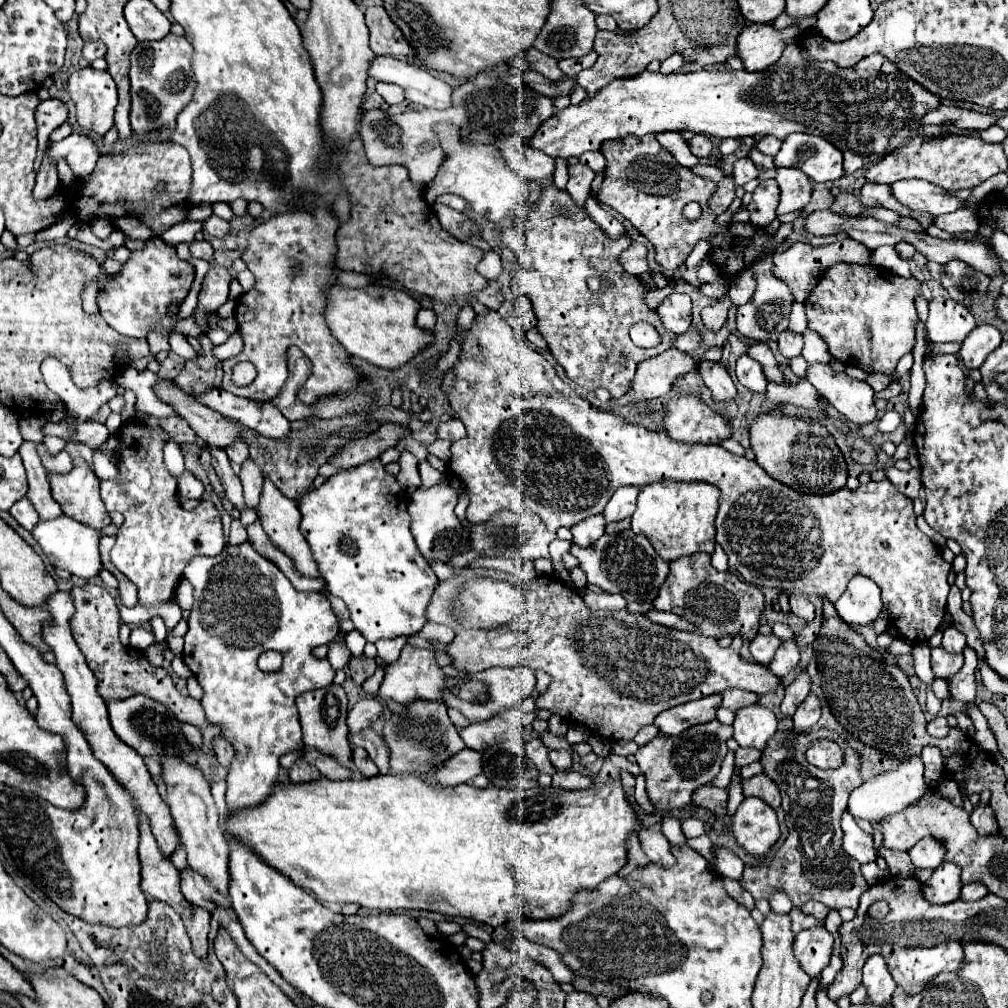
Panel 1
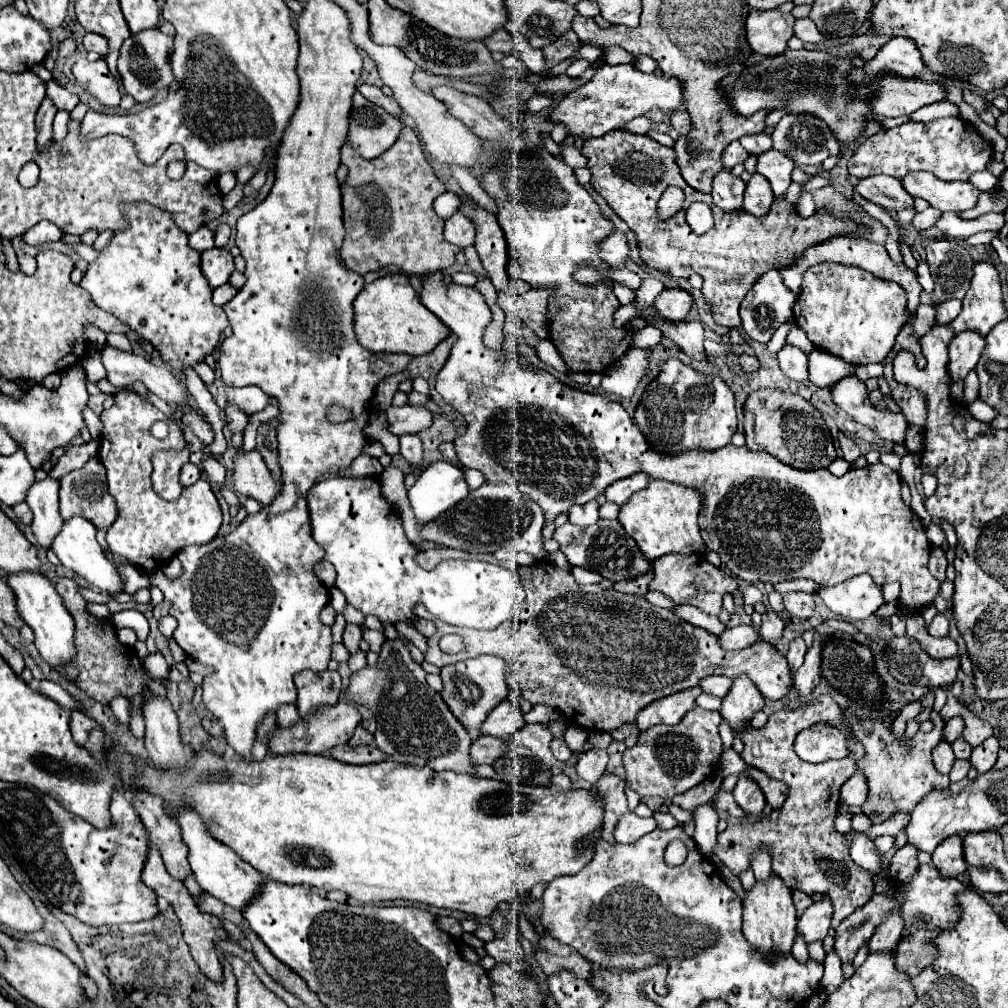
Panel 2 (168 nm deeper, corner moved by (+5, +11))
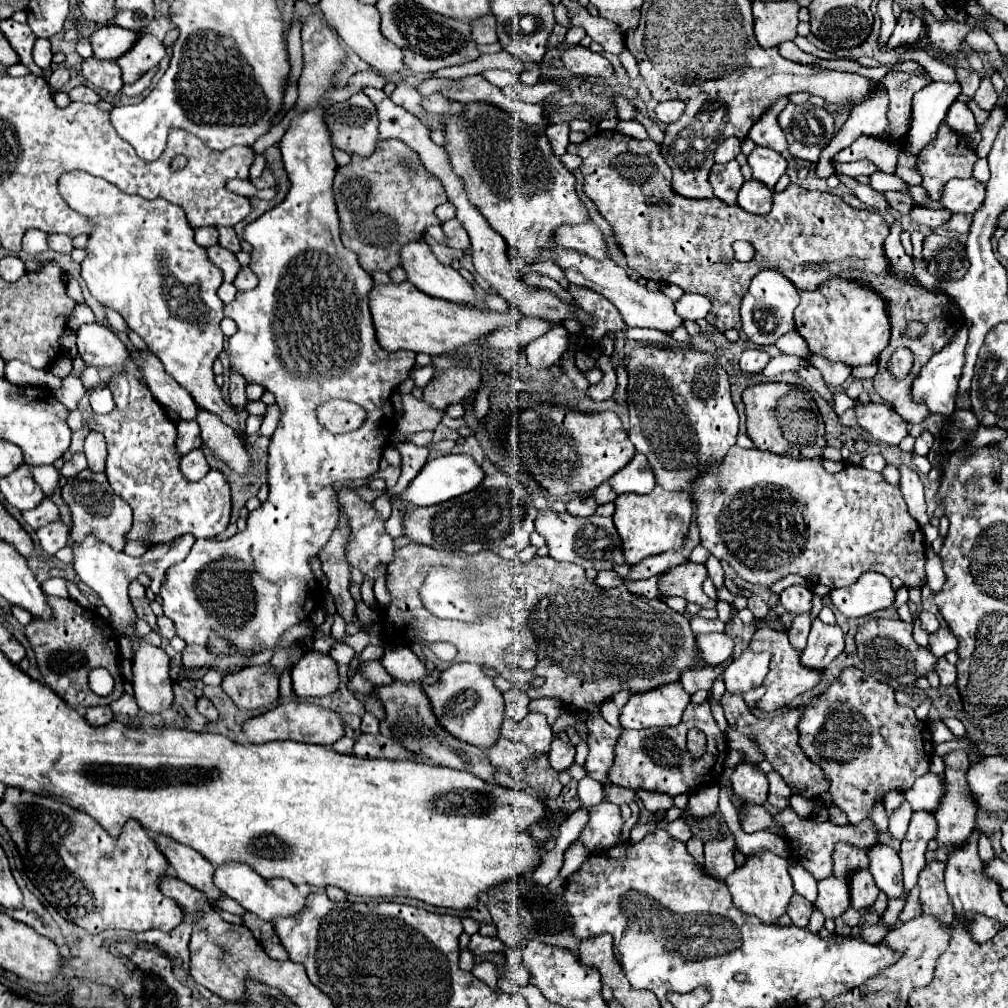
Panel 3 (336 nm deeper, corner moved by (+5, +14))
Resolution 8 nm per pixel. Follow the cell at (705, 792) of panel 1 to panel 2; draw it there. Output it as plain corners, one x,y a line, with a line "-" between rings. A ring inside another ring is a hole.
718,792
718,800
716,800
716,808
722,810
722,812
728,812
730,816
736,816
736,818
744,818
746,812
740,812
740,806
734,802
734,796
730,792

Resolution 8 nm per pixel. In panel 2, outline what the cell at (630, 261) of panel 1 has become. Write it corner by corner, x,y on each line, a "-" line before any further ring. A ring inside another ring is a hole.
612,232
610,236
606,236
604,242
600,242
600,258
606,260
606,264
612,268
624,266
628,252
630,252
630,248
628,248
626,236
622,232

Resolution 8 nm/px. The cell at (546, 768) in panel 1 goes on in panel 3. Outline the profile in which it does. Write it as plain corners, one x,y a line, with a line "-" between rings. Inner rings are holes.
528,713
522,721
514,723
504,719
500,733
512,741
520,741
536,753
548,753
552,743
552,727
542,713

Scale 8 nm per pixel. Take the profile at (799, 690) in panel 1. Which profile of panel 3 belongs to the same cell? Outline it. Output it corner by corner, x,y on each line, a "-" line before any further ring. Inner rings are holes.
804,613
804,615
798,615
794,621
792,621
792,627
788,631
788,637
790,637
790,645
800,653
804,647
806,647
806,637
808,637
808,631
810,631
810,613

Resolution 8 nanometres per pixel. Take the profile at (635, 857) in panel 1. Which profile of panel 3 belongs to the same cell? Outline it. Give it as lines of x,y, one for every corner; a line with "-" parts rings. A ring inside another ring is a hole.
590,715
586,719
586,725
590,729
588,735
588,759
584,763
584,769
592,779
598,779
602,785
612,785
608,779
608,771
614,765
614,747
620,737
620,729
614,729
604,721
602,715

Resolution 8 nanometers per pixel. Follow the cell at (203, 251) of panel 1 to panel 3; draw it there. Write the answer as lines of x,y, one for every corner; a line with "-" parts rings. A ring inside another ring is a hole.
200,227
196,229
196,243
202,247
210,247
218,243
218,231
216,227

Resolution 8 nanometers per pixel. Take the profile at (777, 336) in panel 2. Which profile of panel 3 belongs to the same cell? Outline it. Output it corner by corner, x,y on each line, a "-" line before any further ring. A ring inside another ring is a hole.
746,349
740,355
740,369
748,373
758,373
766,367
768,361
770,361
770,355
764,349

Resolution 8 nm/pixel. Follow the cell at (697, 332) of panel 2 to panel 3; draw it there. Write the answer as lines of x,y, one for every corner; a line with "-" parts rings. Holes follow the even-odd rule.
556,247
556,259
554,259
564,271
566,271
566,279
574,285
582,285
588,287
600,295
604,295
608,301
612,301
616,305
616,309
620,311
620,315
624,317
627,328
616,332
614,340
614,351
611,356
612,364
616,370
618,363
624,363
626,354
624,350
626,333
632,327
650,327
650,329
660,329
666,333
676,331
682,325
682,319
676,315
674,311
674,301
670,301
662,291
648,291
644,285
640,285
638,281
632,281
626,273
624,267
620,267
616,261
612,259
604,259
604,261
594,261
588,255
582,255
574,249
566,249
566,247

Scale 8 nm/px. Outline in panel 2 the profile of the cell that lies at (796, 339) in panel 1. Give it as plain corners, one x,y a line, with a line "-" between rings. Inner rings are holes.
784,344
782,350
778,352
778,362
780,362
780,370
788,378
792,378
796,382
808,380
808,360
800,348

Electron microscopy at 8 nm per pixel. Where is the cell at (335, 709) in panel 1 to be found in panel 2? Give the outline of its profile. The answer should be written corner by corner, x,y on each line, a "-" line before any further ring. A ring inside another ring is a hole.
324,670
320,674
316,672
298,672
294,676
294,684
298,688
298,712
302,718
308,716
308,712
314,706
320,704
336,704
340,696
340,674

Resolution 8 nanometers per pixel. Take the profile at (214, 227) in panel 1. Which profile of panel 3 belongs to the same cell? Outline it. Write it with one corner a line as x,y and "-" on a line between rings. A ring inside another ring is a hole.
218,227
218,233
220,233
218,243
220,243
224,249
228,249
228,251
232,251
232,253
238,253
238,251
240,251
240,239
238,239
238,235
234,233
232,227

